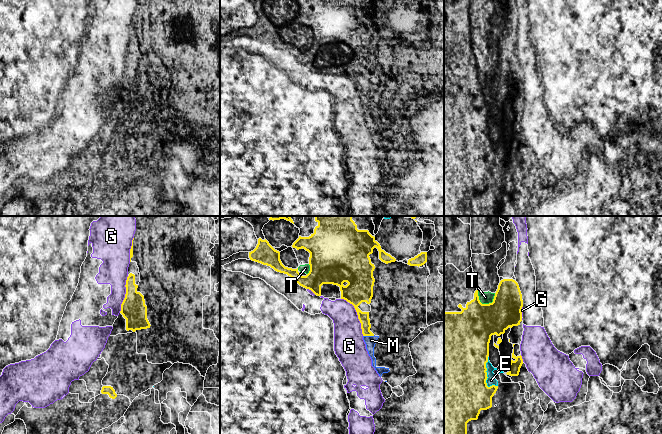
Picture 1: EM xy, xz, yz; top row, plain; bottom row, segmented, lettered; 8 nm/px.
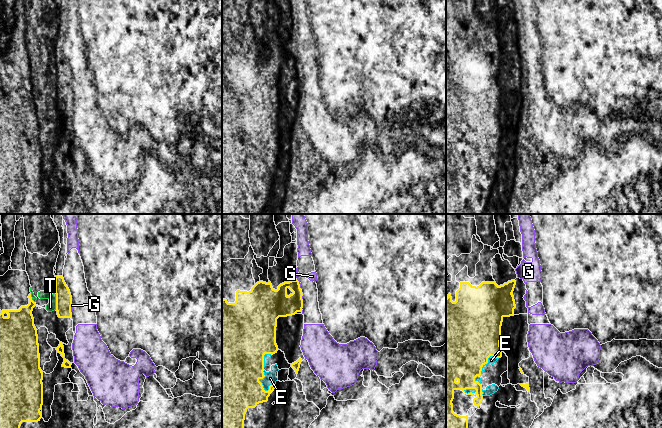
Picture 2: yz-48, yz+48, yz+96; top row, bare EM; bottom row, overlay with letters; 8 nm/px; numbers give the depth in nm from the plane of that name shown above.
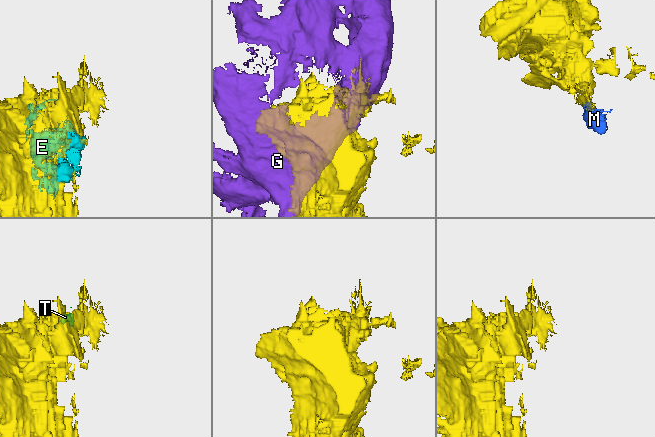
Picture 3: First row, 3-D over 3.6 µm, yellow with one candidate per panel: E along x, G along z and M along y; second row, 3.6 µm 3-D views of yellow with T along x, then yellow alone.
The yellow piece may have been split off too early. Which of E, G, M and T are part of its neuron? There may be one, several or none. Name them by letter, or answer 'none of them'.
E, M

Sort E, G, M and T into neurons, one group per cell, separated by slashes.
E M / G / T

